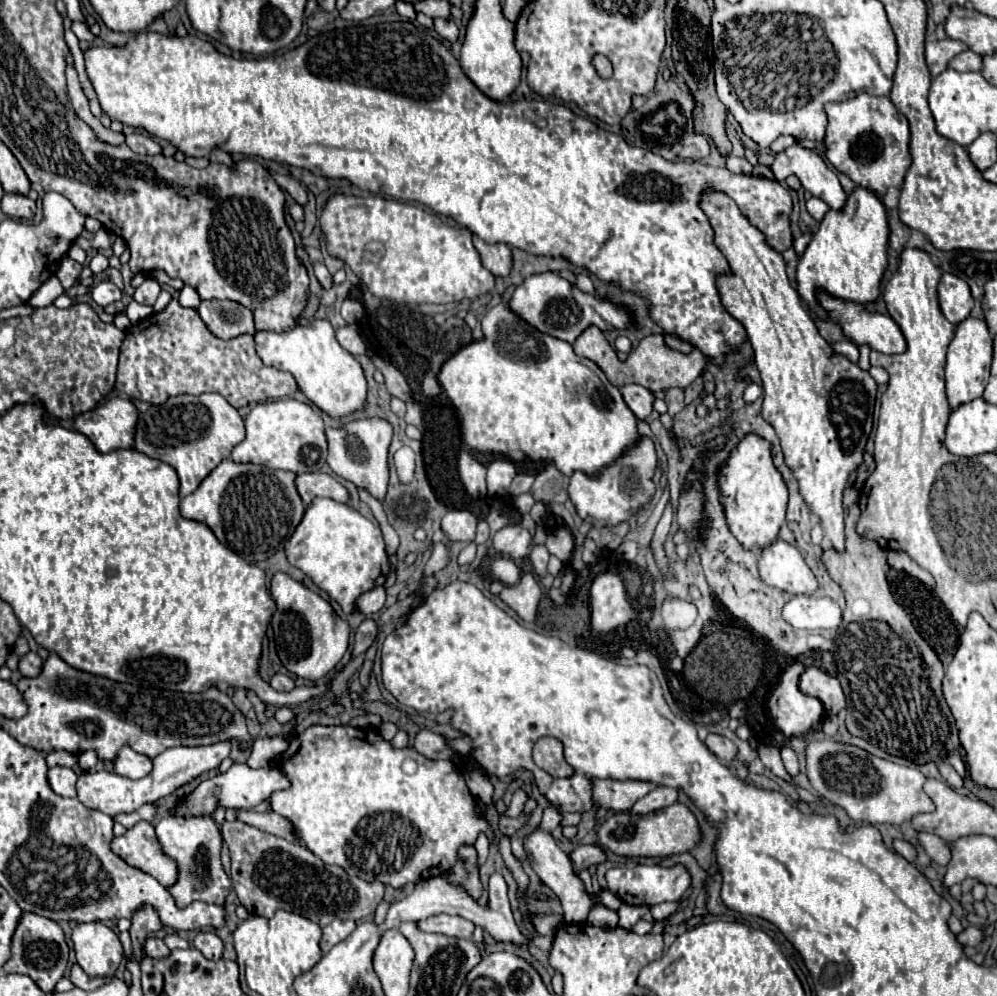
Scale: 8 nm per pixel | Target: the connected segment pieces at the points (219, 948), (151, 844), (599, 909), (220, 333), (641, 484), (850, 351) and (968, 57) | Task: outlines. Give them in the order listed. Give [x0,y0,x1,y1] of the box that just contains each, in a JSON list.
[[193,931,223,959],[111,821,179,889],[587,897,619,929],[199,299,257,339],[569,437,657,527],[833,341,859,363],[949,49,981,71]]

